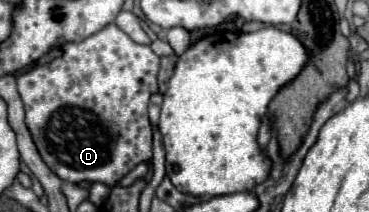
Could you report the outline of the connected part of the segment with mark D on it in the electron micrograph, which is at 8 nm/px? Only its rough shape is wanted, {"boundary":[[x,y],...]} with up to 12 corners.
{"boundary":[[117,25],[17,77],[63,181],[151,159],[159,57]]}

